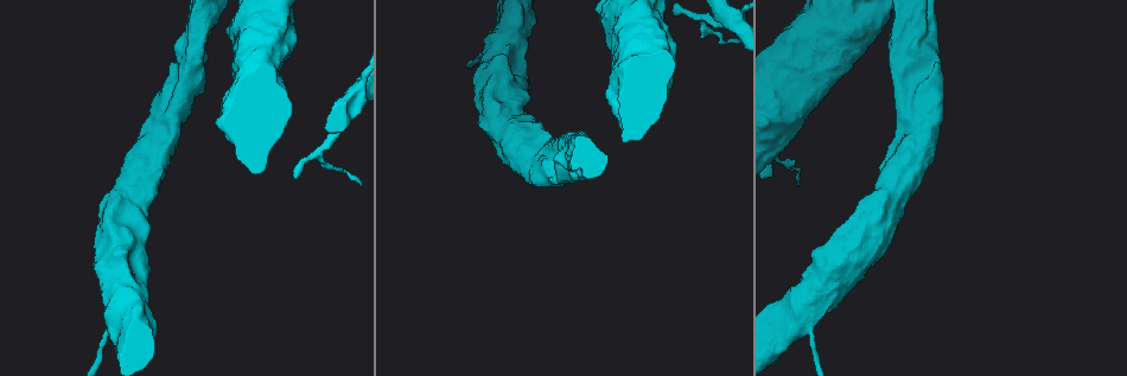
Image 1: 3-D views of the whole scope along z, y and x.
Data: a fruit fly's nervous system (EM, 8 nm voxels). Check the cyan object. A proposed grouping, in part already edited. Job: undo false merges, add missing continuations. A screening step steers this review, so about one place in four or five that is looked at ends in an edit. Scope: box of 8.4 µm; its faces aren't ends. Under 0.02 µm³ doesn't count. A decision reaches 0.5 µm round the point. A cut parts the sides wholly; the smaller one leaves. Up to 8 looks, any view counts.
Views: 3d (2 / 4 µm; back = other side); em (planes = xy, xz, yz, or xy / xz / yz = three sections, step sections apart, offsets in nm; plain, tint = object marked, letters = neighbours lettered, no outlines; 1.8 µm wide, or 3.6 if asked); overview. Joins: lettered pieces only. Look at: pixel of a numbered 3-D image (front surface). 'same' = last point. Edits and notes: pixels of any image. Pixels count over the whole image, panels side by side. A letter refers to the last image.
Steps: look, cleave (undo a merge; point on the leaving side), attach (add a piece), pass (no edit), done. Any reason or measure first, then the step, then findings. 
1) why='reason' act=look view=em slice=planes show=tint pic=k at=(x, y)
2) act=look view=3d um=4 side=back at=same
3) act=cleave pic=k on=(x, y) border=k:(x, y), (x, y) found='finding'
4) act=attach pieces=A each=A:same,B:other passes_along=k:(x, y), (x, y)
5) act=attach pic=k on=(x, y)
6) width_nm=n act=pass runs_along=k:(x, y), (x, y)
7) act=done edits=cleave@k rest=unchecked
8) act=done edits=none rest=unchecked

why='thick turns thin' act=look view=3d um=4 pic=1 at=(877, 21)

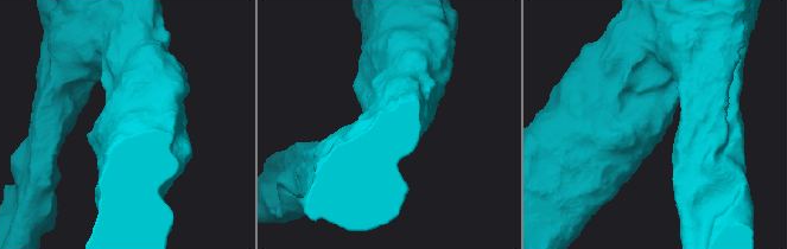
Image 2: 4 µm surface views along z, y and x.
why='need the tissue' act=look view=em um=3.6 slice=xz step=16 show=tint pic=2 at=(653, 123)

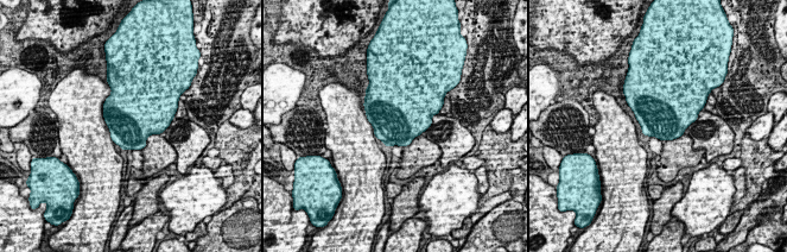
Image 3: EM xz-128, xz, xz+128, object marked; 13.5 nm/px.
act=look view=em um=3.6 slice=planes show=letters at=same

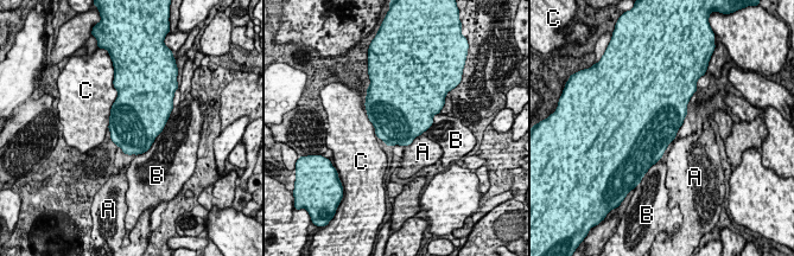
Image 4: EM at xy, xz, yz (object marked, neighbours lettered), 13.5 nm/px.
longest_contact=B:750nm act=pass each=A:other,B:other,C:other border=4:(421, 133), (405, 147) found='one neuron here'

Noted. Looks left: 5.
why='two arms in line, one across' act=look view=em slice=xy step=8 show=tint pic=1 at=(727, 20)

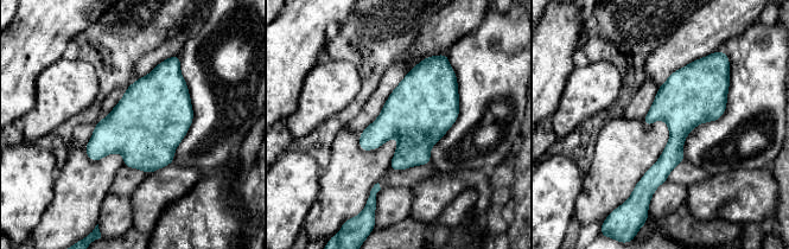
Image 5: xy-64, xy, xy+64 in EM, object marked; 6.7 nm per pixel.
why='cut it another way' act=look view=em slice=planes show=letters at=same

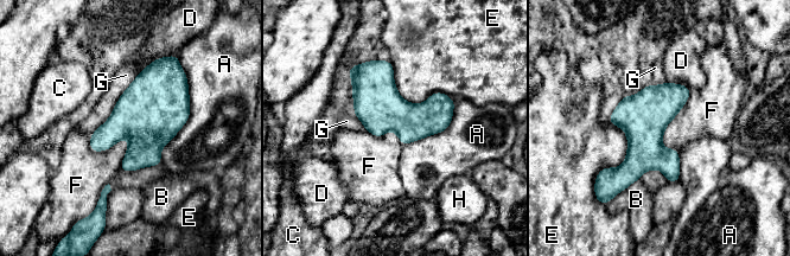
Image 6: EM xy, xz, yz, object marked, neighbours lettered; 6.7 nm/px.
width_nm=320 act=pass each=A:other,B:other,C:other,D:other,E:other,F:other,G:other,H:other found='all the same neuron'

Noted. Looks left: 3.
why='sudden change in width' act=look view=em um=3.6 slice=planes show=tint pic=1 at=(114, 323)

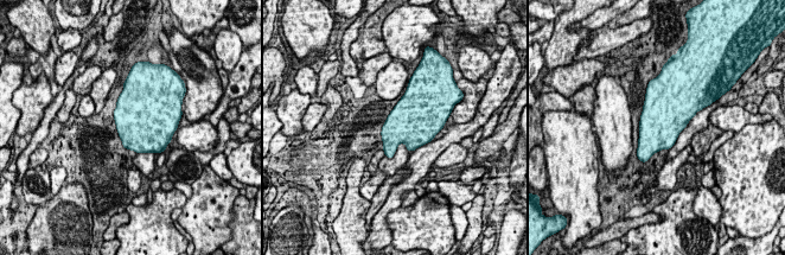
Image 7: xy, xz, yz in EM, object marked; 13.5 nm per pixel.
act=look view=em um=3.6 slice=planes show=letters at=same

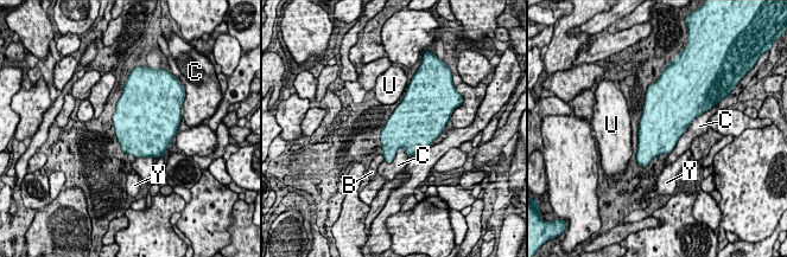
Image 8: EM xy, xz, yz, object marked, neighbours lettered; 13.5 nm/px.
act=pass each=B:other,C:other,U:other,Y:other border=8:(698, 115), (667, 154) found='one neuron here'

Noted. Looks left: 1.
act=done edits=none rest=unchecked

